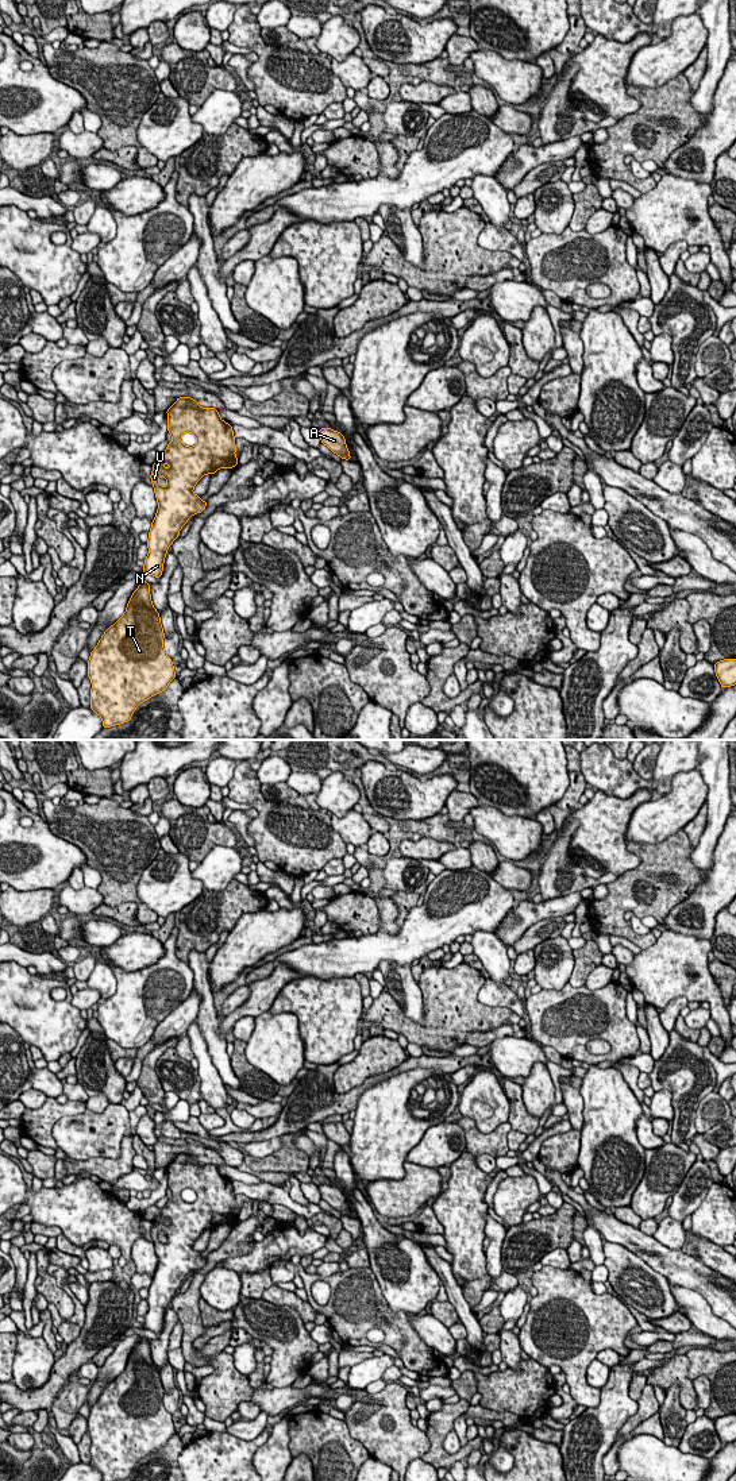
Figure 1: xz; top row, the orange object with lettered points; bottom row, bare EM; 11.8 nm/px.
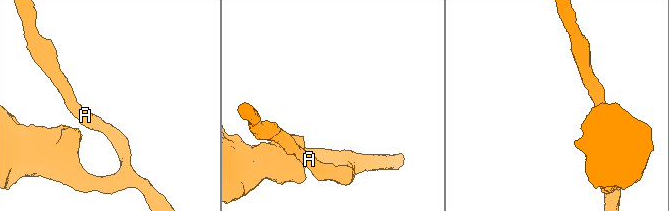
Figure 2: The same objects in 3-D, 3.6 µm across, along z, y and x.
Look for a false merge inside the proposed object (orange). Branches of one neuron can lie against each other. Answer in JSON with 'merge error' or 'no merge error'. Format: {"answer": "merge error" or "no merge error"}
{"answer": "no merge error"}

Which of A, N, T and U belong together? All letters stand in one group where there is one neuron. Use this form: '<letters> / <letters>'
A N T U

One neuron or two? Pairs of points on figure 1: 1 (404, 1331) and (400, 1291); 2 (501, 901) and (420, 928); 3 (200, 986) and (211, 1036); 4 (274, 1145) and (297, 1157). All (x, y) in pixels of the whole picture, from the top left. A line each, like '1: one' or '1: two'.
1: two
2: one
3: one
4: two

